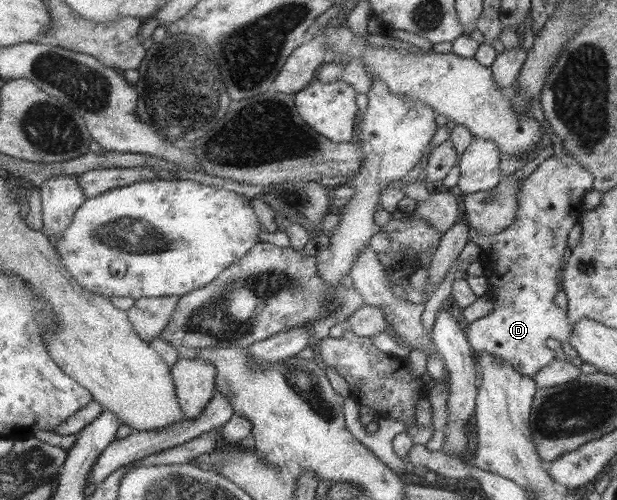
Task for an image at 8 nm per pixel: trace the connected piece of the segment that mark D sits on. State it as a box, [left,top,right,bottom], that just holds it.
[464,150,594,378]

